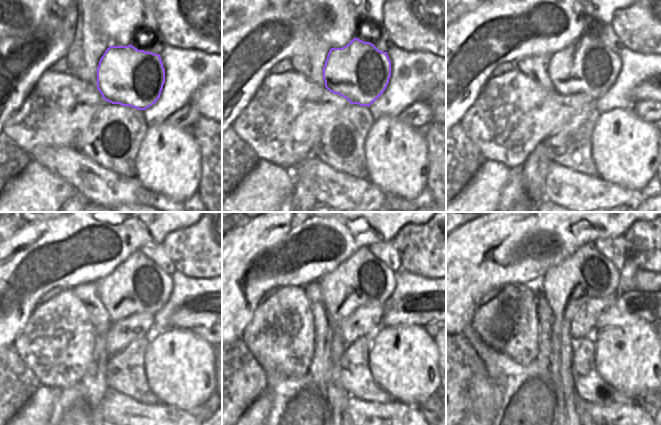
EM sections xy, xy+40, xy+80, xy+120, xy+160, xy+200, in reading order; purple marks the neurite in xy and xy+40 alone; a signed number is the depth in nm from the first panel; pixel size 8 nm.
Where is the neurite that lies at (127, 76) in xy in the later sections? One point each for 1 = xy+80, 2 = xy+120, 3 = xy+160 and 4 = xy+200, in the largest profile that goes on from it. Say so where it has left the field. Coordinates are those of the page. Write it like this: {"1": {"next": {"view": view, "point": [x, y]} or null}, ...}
{"1": {"next": {"view": "xy+80", "point": [586, 66]}}, "2": {"next": {"view": "xy+120", "point": [137, 286]}}, "3": {"next": {"view": "xy+160", "point": [362, 280]}}, "4": {"next": {"view": "xy+200", "point": [585, 274]}}}

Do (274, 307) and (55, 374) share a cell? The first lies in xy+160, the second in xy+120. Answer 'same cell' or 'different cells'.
same cell

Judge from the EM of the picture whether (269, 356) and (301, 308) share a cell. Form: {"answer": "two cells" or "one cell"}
{"answer": "one cell"}

